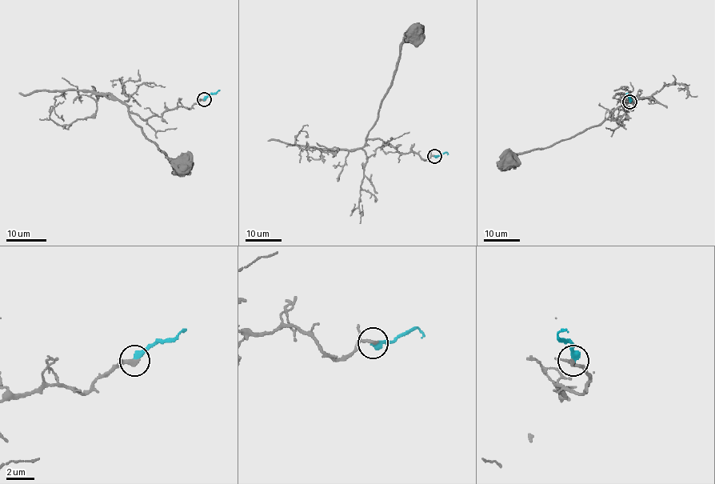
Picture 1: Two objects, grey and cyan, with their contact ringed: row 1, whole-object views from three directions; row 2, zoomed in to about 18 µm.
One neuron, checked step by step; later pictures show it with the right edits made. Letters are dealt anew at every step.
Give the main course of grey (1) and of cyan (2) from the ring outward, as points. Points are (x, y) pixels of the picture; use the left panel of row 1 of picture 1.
1: (205, 99), (186, 108), (166, 109), (160, 116), (143, 119), (129, 113), (145, 135), (182, 166)
2: (205, 99), (219, 91)

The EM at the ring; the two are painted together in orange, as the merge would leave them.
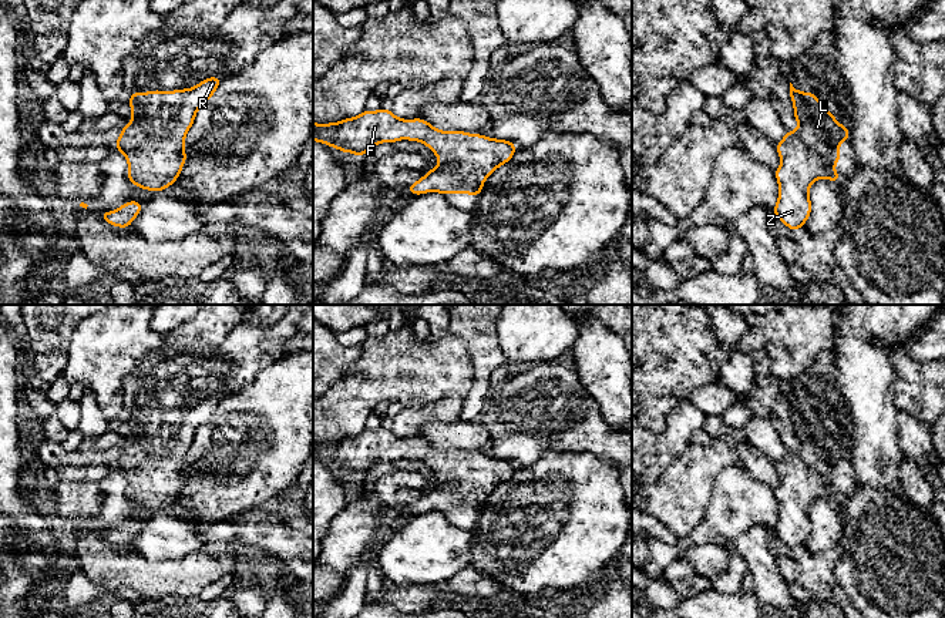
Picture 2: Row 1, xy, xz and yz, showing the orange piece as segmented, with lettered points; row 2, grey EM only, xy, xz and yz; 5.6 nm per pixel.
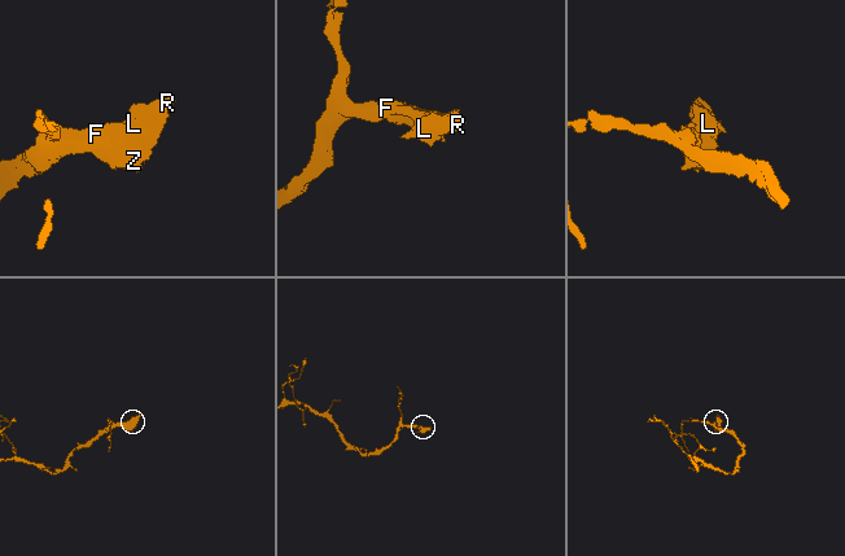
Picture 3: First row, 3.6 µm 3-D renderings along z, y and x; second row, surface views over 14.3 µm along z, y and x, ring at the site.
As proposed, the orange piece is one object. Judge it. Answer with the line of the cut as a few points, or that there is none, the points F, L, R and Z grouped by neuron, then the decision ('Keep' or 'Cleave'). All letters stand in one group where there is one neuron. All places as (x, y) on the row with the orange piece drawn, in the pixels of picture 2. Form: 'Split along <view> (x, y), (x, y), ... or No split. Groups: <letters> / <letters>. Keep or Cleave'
No split. Groups: F L R Z. Keep

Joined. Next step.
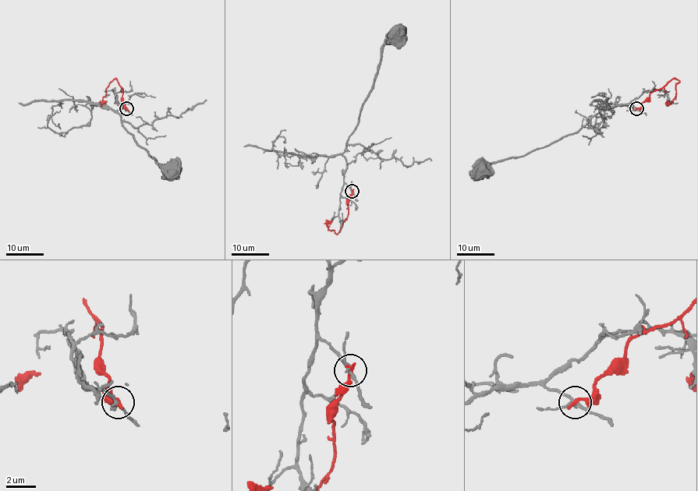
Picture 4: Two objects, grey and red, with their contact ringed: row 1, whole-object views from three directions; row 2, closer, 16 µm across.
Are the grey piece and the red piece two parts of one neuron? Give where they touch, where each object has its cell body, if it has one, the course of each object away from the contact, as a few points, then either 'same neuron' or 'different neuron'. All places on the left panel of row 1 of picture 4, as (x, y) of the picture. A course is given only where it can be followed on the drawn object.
(126, 108) | grey (171, 171) | red none | grey via (127, 108), (118, 104), (122, 107), (116, 112), (123, 126), (156, 161), (164, 164), (171, 171) | red via (127, 108), (124, 107), (122, 89), (115, 78), (106, 89), (100, 102) | different neuron

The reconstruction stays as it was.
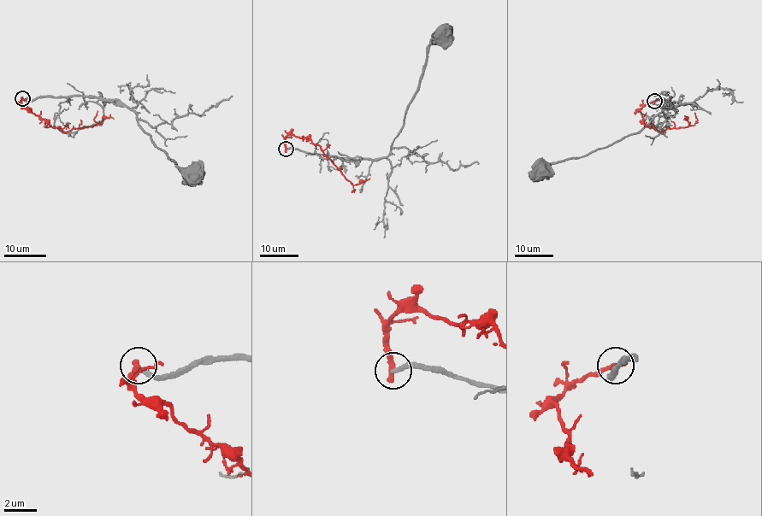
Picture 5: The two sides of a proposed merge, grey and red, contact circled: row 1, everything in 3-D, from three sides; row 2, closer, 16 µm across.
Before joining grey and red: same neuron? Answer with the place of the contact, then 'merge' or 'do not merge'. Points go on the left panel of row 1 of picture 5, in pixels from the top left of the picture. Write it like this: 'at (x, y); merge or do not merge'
at (22, 98); do not merge

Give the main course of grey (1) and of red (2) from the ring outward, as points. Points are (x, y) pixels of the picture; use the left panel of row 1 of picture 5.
1: (22, 99), (91, 96), (119, 99), (135, 112), (139, 126), (154, 143), (193, 175)
2: (22, 98), (21, 104), (25, 108), (29, 108), (49, 125), (65, 131), (114, 118)

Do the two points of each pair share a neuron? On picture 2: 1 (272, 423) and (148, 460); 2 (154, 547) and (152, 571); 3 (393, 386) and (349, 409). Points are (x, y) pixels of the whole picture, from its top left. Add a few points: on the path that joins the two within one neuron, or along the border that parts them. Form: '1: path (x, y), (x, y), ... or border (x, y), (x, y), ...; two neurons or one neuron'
1: border (208, 419), (198, 429), (185, 454), (184, 480); two neurons
2: border (130, 546), (145, 557), (160, 561); two neurons
3: path (382, 386), (372, 386), (360, 397); one neuron

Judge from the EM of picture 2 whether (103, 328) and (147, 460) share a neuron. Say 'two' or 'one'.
two

